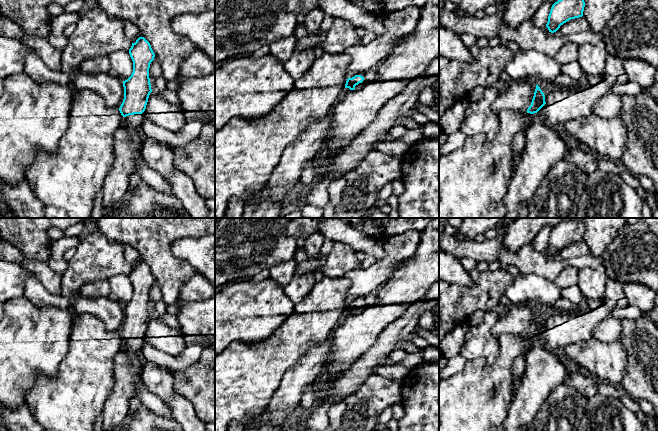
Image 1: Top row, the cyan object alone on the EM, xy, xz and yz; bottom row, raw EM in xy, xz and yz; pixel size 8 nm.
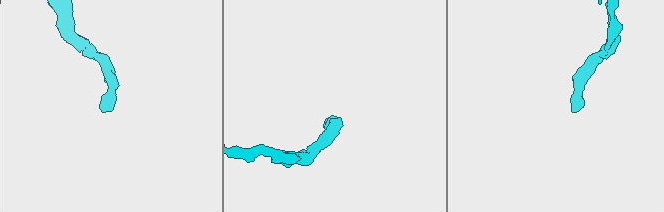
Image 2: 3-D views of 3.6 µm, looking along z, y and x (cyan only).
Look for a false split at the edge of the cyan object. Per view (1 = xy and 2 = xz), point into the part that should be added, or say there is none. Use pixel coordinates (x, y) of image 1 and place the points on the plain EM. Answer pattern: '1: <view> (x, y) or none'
1: xy (133, 346)
2: xz (360, 309)

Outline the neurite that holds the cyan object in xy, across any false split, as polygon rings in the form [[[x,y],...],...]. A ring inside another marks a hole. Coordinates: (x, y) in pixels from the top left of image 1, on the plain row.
[[[139,261],[135,267],[132,267],[129,278],[133,285],[133,296],[127,304],[123,305],[124,323],[119,335],[126,344],[130,362],[141,375],[144,364],[141,356],[144,344],[142,337],[152,316],[149,292],[155,278],[144,261]]]

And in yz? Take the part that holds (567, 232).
[[[581,220],[564,221],[555,226],[550,234],[546,251],[549,256],[556,256],[567,245],[583,240],[585,231]]]

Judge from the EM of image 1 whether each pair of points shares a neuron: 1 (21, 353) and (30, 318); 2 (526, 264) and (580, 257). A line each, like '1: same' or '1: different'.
1: same
2: same

